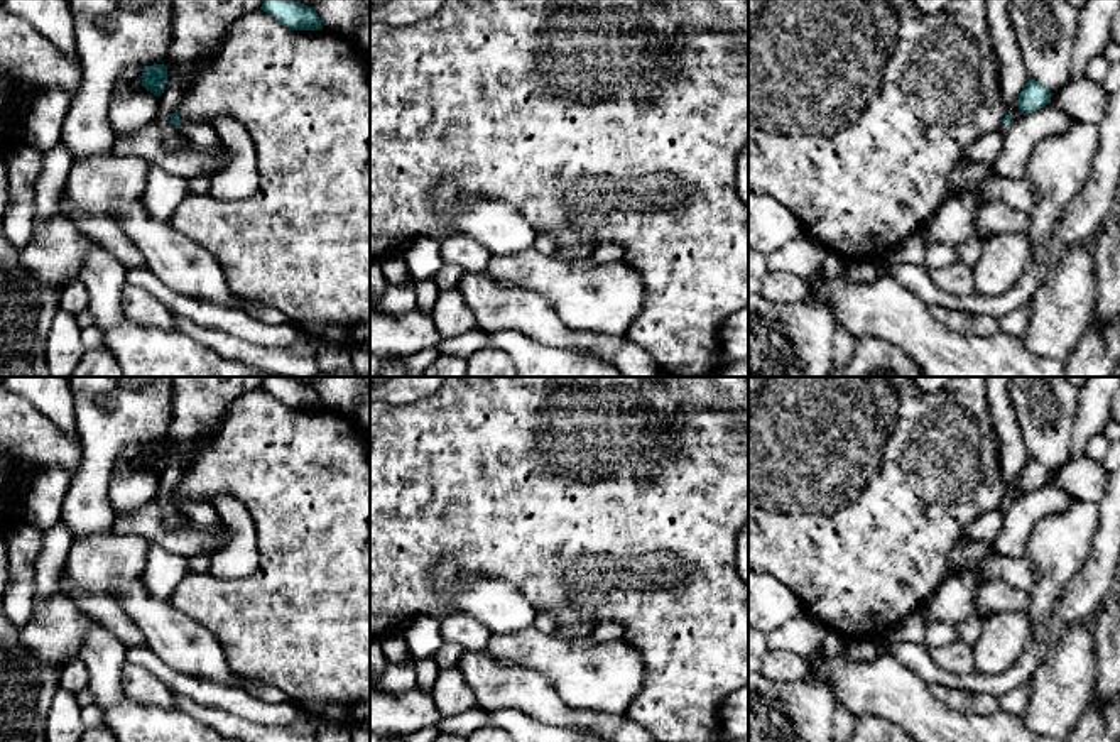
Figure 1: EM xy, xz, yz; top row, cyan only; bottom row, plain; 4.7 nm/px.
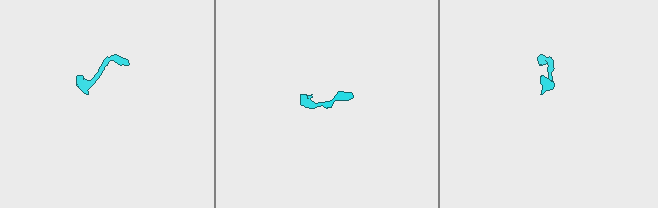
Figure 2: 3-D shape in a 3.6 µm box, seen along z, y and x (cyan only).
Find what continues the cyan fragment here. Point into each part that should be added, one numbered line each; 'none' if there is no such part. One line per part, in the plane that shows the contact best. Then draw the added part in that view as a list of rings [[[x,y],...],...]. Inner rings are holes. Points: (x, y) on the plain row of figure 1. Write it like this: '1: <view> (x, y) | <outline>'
1: xy (203, 514) | [[[181,502],[181,512],[189,517],[204,534],[215,536],[221,519],[208,502]]]

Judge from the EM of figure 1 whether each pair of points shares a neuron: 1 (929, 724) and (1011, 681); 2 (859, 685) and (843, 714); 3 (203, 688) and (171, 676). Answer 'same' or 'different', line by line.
1: different
2: different
3: same

